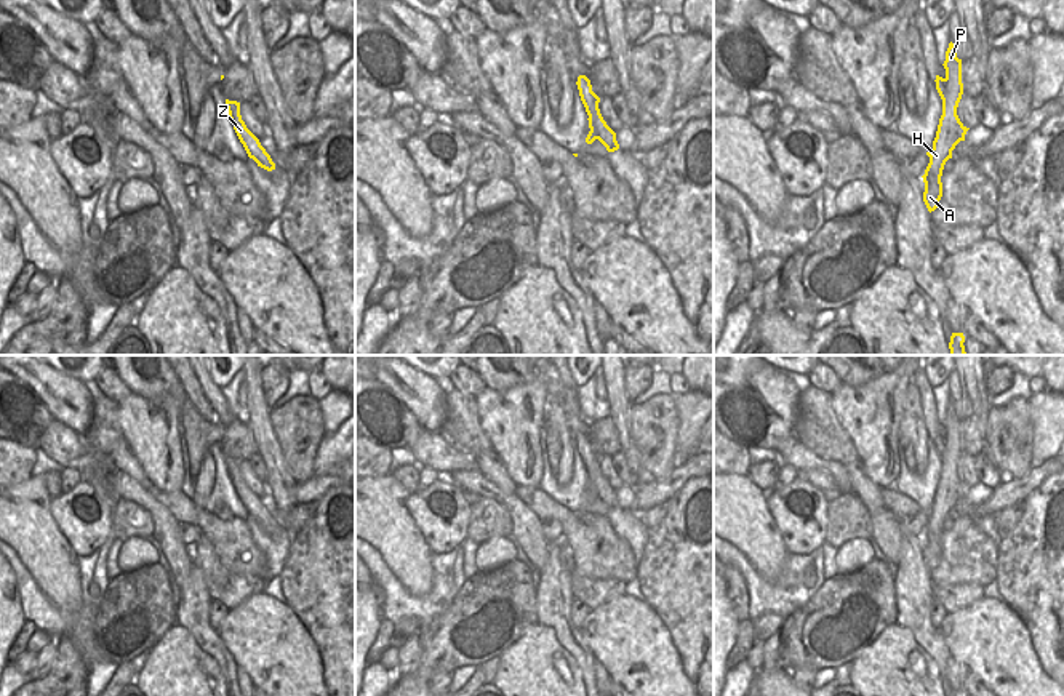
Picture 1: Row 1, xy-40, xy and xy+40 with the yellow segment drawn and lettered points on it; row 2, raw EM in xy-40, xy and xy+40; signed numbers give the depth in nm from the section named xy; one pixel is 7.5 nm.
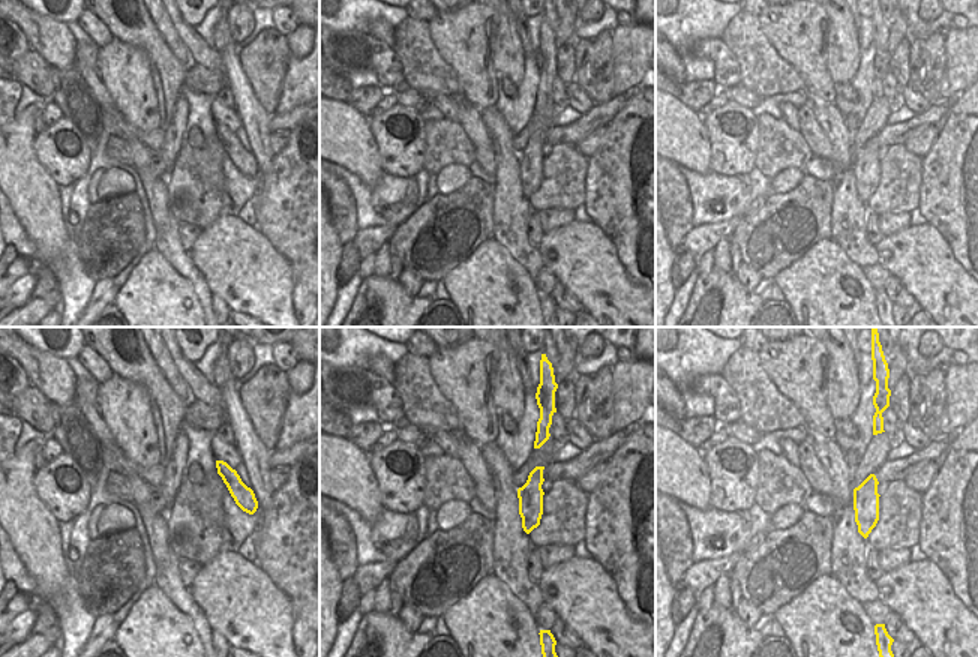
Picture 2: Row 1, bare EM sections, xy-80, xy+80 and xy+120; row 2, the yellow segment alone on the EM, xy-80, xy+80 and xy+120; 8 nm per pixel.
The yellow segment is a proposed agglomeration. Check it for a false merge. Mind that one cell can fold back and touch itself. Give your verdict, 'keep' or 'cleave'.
cleave

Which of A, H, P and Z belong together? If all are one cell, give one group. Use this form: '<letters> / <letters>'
A H P / Z

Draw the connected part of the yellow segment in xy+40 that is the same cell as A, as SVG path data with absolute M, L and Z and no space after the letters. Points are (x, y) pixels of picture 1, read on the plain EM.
M950 400L946 410L946 445L949 448L949 459L942 462L942 474L939 477L936 496L933 499L933 507L926 510L930 522L925 528L923 541L923 560L928 570L934 570L942 555L942 528L949 517L952 517L952 509L962 499L962 480L957 474L957 466L963 453L962 442L962 418L957 416L955 403Z

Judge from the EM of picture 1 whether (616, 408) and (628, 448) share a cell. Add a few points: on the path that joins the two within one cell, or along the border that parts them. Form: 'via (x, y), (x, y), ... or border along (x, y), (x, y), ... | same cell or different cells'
via (621, 418), (624, 439) | same cell

